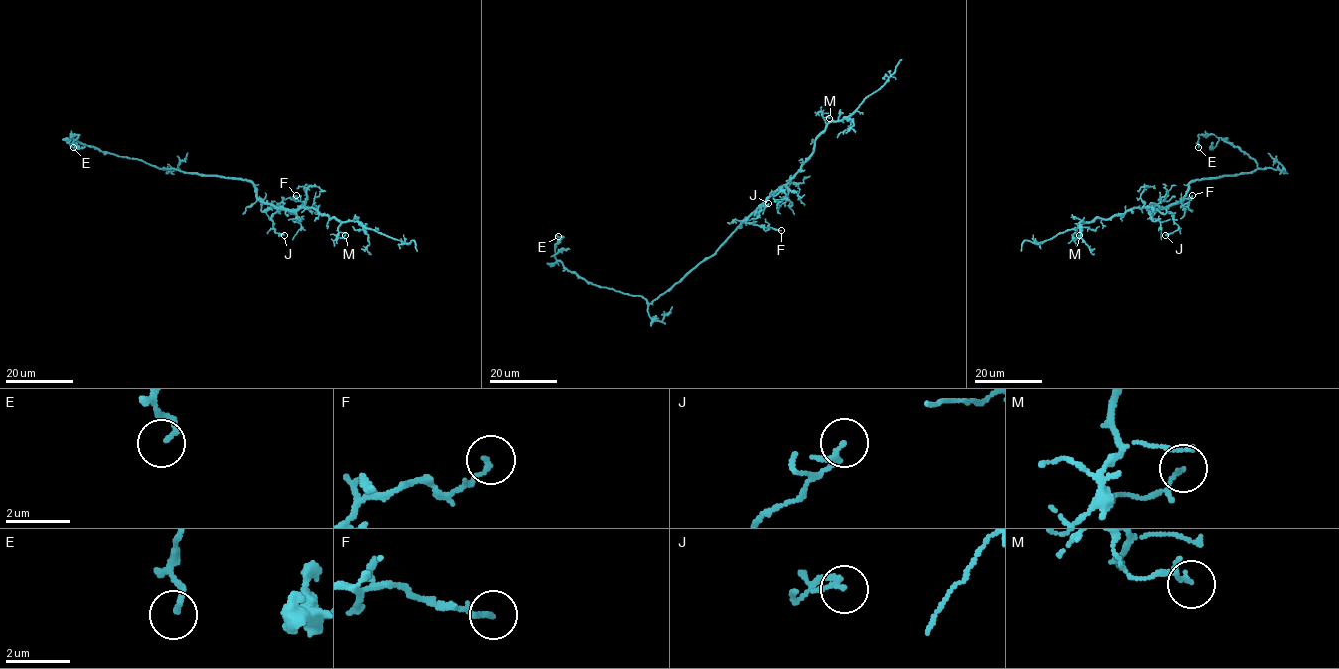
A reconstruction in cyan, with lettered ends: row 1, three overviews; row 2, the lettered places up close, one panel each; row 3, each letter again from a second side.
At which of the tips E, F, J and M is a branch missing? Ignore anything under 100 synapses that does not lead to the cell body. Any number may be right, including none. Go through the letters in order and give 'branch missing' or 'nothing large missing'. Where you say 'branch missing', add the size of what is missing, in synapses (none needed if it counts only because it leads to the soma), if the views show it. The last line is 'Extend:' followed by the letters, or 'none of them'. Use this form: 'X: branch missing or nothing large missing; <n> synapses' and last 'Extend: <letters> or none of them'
E: nothing large missing
F: nothing large missing
J: nothing large missing
M: nothing large missing
Extend: none of them

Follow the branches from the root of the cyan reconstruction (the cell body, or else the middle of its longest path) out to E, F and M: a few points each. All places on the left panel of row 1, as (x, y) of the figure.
E: (250, 182), (159, 168), (135, 158), (83, 145), (71, 137), (71, 134), (77, 134), (73, 147)
F: (250, 182), (262, 203), (262, 211), (296, 195)
M: (250, 182), (256, 196), (264, 202), (290, 209), (314, 208), (341, 223), (337, 238), (345, 235)

